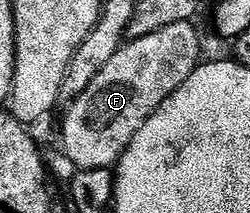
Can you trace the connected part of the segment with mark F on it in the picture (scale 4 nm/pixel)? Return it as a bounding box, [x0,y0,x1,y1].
[62,21,202,168]

